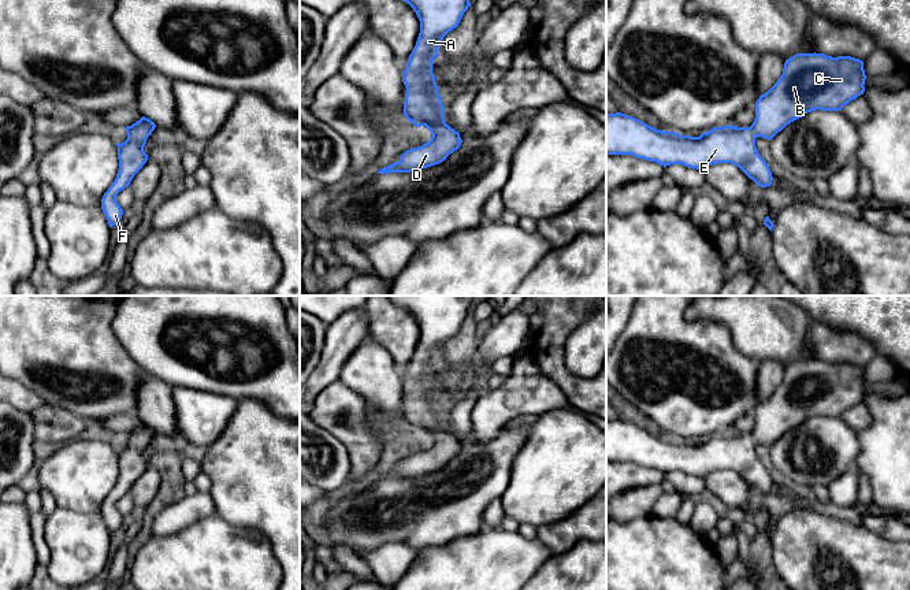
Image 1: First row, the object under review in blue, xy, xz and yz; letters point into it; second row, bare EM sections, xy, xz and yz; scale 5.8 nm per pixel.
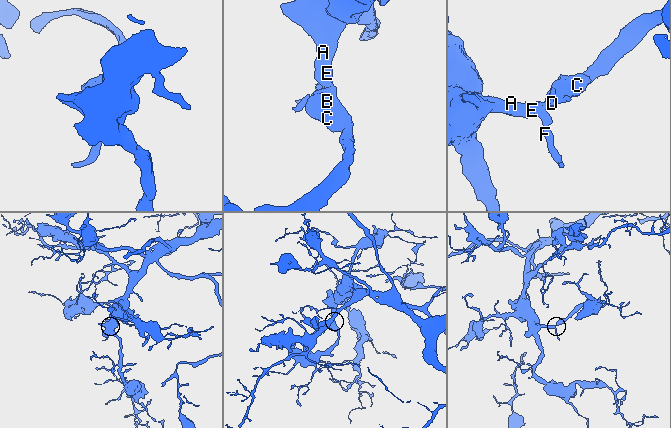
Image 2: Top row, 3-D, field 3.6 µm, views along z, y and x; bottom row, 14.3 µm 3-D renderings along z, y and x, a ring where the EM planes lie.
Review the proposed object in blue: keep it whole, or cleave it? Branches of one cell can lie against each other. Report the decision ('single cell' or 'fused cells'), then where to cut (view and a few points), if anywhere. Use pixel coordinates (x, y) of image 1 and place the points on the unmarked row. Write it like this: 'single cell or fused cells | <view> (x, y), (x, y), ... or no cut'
single cell | no cut

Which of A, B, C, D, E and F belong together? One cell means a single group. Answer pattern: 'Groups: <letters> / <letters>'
Groups: A B C D E F

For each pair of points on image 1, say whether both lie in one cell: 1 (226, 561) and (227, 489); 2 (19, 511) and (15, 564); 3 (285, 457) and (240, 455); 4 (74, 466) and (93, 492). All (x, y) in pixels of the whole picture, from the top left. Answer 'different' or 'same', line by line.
1: different
2: same
3: same
4: same

